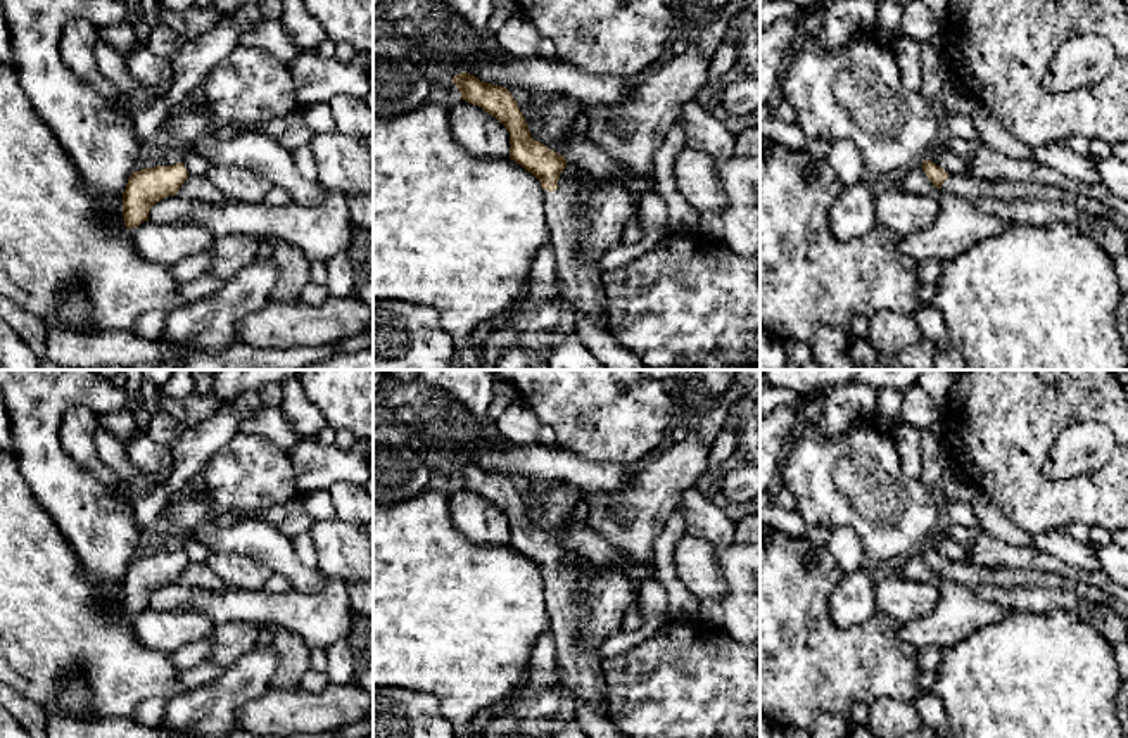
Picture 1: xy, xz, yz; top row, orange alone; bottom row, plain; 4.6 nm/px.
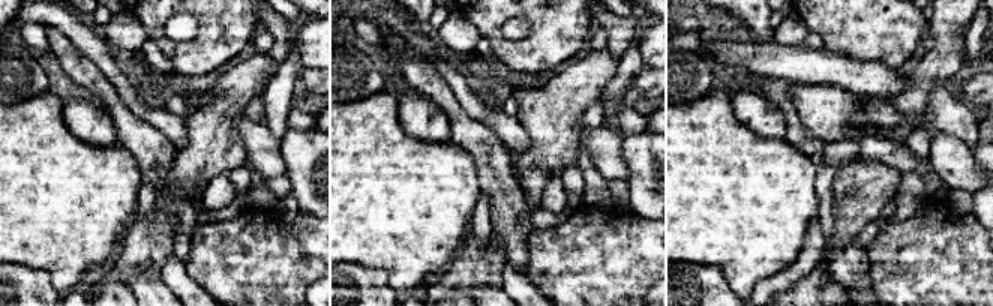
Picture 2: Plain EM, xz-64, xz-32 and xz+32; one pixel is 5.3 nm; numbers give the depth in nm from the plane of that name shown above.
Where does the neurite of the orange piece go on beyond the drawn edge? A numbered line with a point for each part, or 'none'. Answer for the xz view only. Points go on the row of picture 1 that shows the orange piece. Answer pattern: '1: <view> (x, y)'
1: xz (581, 282)

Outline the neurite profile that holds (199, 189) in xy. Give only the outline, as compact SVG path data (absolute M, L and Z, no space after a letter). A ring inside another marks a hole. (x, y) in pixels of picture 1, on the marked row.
M188 175L188 178L185 180L178 194L185 199L192 199L192 200L206 202L206 204L223 204L231 200L230 197L223 195L207 180L207 176Z

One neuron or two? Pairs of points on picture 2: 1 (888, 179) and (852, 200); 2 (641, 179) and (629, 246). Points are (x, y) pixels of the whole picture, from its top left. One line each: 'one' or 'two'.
1: one
2: two

